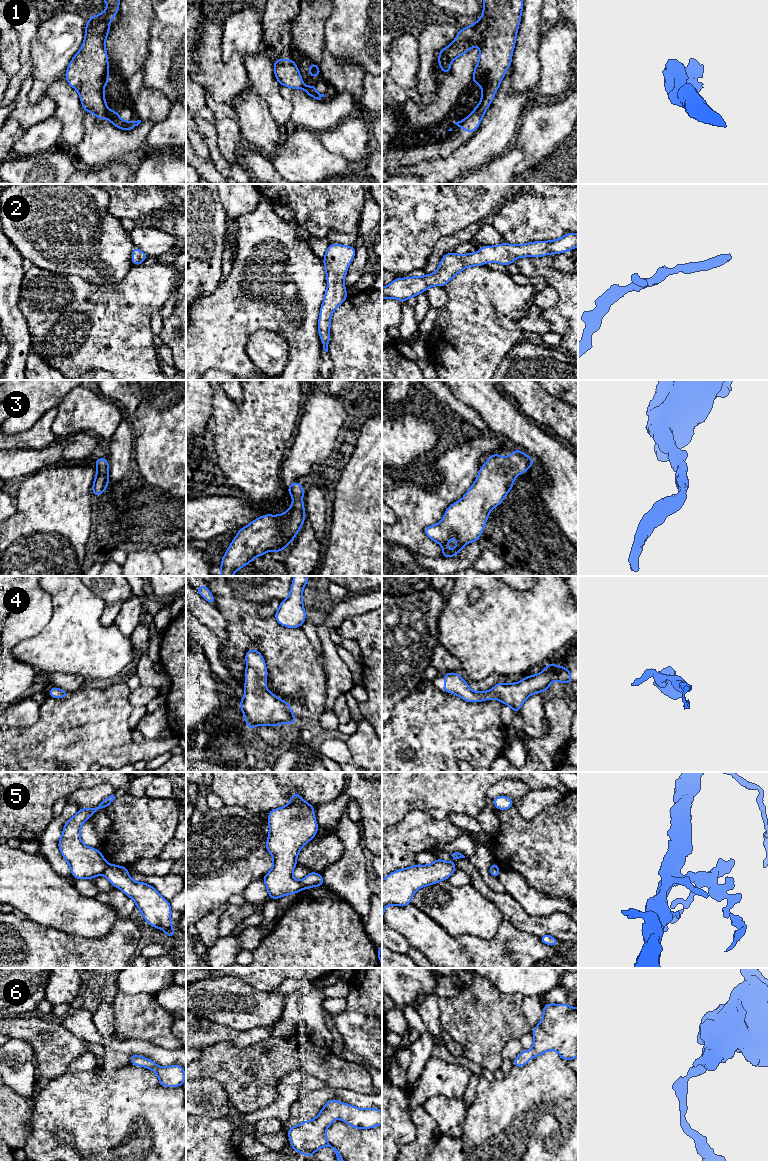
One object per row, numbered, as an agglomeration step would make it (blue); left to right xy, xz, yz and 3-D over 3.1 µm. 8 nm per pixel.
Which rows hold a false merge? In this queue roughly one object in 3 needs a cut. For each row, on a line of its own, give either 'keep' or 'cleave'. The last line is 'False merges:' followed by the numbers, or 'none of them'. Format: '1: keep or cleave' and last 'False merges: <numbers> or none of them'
1: cleave
2: keep
3: keep
4: keep
5: cleave
6: keep
False merges: 1, 5

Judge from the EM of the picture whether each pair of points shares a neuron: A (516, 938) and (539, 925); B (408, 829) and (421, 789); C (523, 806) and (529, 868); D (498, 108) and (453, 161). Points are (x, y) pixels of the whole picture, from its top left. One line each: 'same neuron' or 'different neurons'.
A: different neurons
B: different neurons
C: different neurons
D: same neuron

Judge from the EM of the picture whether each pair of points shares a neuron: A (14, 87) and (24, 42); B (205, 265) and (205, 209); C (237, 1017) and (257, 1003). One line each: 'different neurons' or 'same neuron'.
A: same neuron
B: same neuron
C: same neuron

